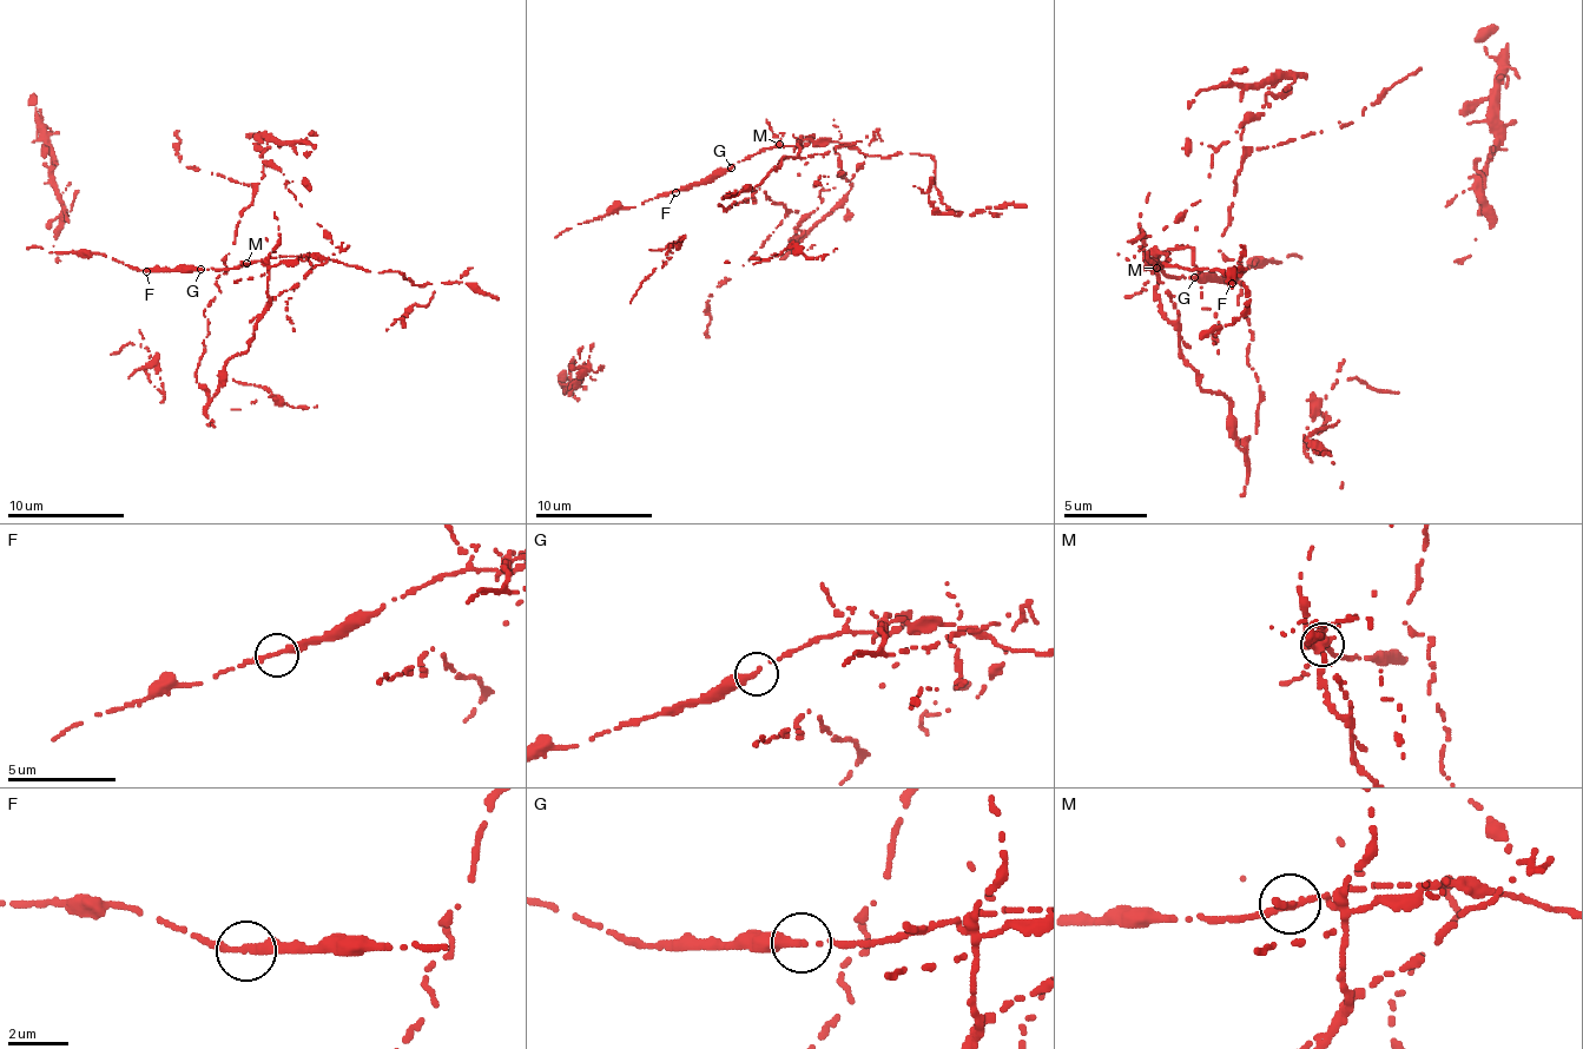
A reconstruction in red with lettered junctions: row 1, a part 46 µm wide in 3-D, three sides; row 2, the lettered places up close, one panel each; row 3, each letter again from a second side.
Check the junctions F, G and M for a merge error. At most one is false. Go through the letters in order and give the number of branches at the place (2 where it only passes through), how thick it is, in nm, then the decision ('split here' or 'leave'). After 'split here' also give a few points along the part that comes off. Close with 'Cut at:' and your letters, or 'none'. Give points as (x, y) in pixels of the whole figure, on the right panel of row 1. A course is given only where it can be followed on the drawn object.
F: 2 branches meet; 280 nm thick; leave
G: 1 branches meet; 400 nm thick; leave
M: 2 branches meet; 240 nm thick; split here; foreign part runs (1158, 269), (1156, 312), (1229, 402), (1244, 454), (1260, 384), (1221, 250), (1240, 165), (1349, 125), (1419, 68)
Cut at: M

